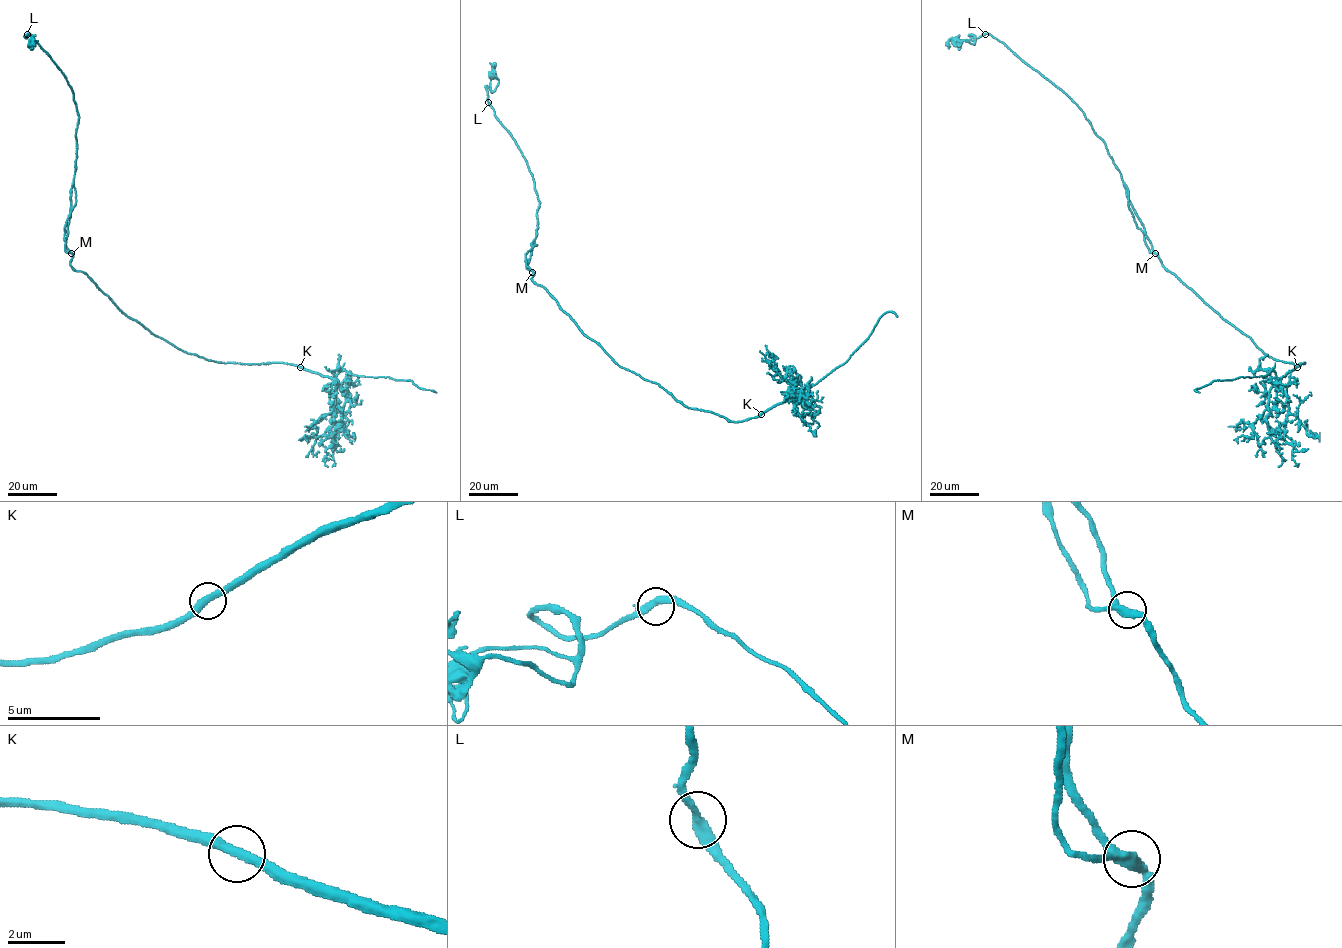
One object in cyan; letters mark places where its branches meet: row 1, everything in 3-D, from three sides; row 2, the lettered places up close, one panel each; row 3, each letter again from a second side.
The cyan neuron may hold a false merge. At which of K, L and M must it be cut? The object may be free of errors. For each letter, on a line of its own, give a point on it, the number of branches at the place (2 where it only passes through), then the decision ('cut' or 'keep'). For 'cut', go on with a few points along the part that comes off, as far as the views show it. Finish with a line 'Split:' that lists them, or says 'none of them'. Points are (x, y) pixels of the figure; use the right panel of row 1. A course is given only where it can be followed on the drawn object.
K: at (1297, 367); 2 branches meet; keep
L: at (985, 34); 2 branches meet; keep
M: at (1155, 253); 2 branches meet; cut; foreign part runs (1154, 253), (1105, 143), (1076, 104), (988, 33), (960, 43), (949, 38), (949, 48)
Split: M

